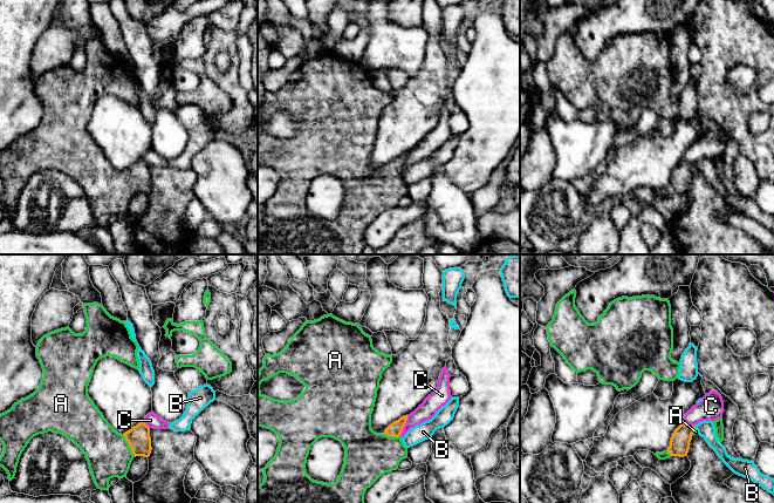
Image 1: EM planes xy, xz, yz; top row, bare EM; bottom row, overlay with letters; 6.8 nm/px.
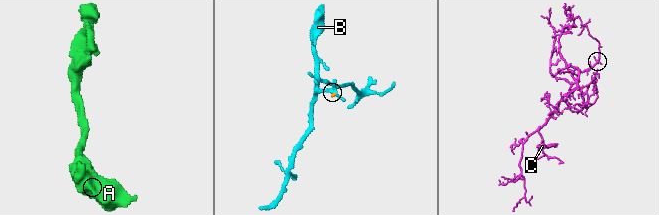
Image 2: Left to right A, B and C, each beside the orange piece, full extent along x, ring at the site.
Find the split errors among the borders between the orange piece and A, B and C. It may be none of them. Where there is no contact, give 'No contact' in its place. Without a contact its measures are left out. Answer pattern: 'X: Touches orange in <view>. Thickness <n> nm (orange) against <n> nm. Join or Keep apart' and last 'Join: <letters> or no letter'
A: Touches orange in xy. Thickness 160 nm (orange) against 300 nm. Join
B: Touches orange in yz. Thickness 140 nm (orange) against 120 nm. Keep apart
C: Touches orange in xz. Thickness 90 nm (orange) against 120 nm. Keep apart
Join: A

